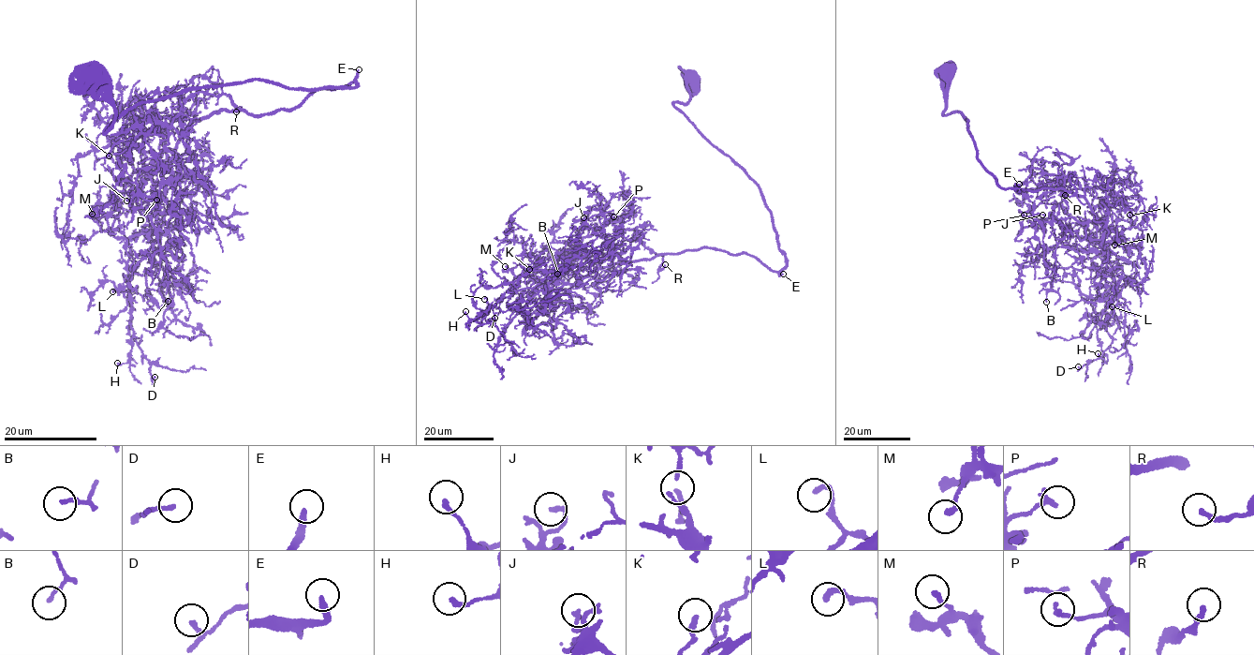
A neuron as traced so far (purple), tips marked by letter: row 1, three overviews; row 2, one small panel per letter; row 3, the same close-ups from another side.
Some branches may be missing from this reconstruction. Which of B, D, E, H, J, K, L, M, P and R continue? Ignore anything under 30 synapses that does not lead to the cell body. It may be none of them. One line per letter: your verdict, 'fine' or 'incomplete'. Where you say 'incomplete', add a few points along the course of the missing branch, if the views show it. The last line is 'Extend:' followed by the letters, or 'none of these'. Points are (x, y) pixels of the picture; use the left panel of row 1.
B: fine
D: fine
E: incomplete
H: fine
J: fine
K: fine
L: fine
M: fine
P: fine
R: fine
Extend: E

